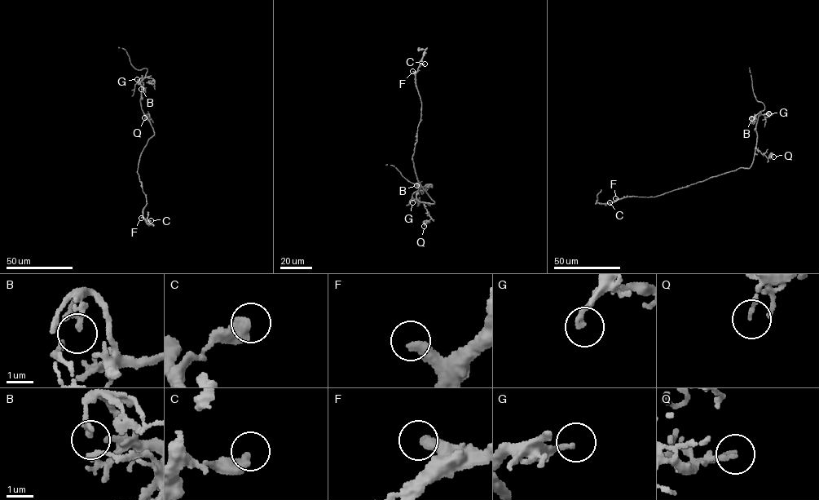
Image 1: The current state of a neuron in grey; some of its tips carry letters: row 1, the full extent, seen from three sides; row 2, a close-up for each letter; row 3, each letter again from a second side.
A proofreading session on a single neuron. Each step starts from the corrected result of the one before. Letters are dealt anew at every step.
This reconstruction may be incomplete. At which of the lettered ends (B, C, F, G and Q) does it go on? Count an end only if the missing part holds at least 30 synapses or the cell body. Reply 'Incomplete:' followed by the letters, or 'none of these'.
Incomplete: none of these

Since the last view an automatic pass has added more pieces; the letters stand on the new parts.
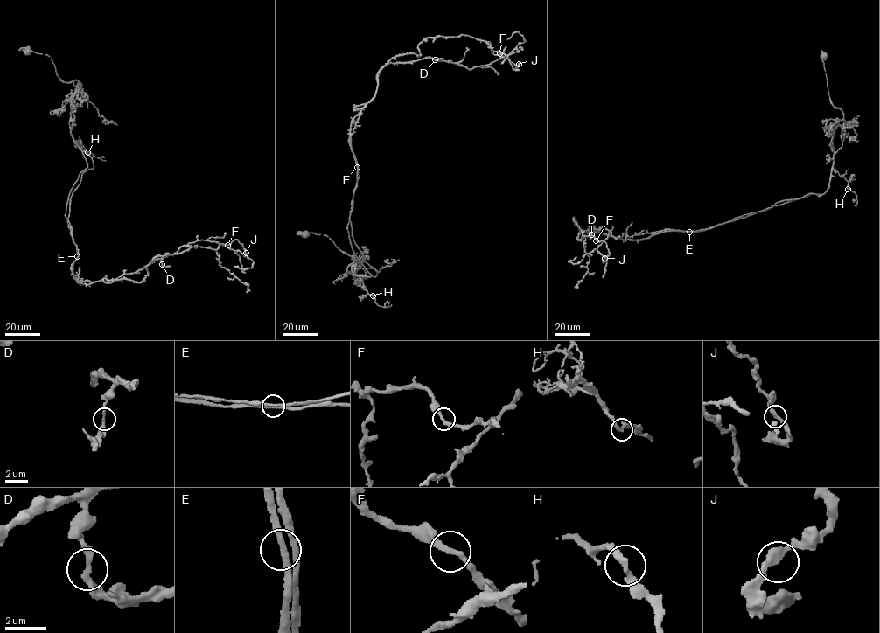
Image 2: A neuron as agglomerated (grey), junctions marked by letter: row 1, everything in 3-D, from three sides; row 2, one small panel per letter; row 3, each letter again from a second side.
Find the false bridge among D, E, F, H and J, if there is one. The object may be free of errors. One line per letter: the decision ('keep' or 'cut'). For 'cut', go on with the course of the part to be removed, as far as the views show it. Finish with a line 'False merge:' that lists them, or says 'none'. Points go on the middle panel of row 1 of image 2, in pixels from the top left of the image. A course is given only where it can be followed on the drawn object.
D: keep
E: cut; course (357, 167), (354, 108), (373, 98), (386, 65), (486, 66), (524, 42), (517, 31), (506, 39)
F: keep
H: keep
J: keep
False merge: E

